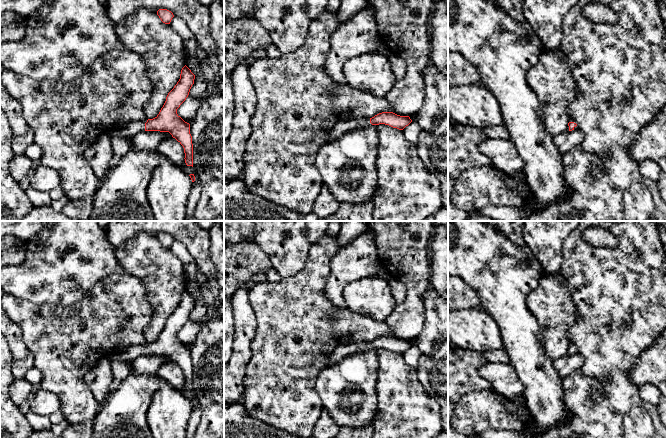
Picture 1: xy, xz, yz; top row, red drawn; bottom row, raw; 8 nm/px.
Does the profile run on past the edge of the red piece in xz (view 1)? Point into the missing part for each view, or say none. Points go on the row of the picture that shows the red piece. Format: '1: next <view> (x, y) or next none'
1: next xz (342, 126)

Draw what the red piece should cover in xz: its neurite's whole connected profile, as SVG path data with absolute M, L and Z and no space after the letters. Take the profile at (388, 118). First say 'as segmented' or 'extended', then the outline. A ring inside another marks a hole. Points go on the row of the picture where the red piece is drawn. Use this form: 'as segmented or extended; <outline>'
extended; M382 112L372 118L358 117L352 120L338 121L331 131L329 142L338 138L347 131L368 127L370 125L385 124L403 130L412 120L409 116L400 116L393 112Z

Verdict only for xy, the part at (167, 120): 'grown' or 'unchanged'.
grown

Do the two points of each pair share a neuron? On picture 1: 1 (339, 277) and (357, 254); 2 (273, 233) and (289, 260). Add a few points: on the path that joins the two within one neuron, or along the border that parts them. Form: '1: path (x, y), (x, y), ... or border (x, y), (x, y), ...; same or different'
1: path (343, 271), (353, 260); same
2: path (277, 240), (278, 245), (288, 253); same

